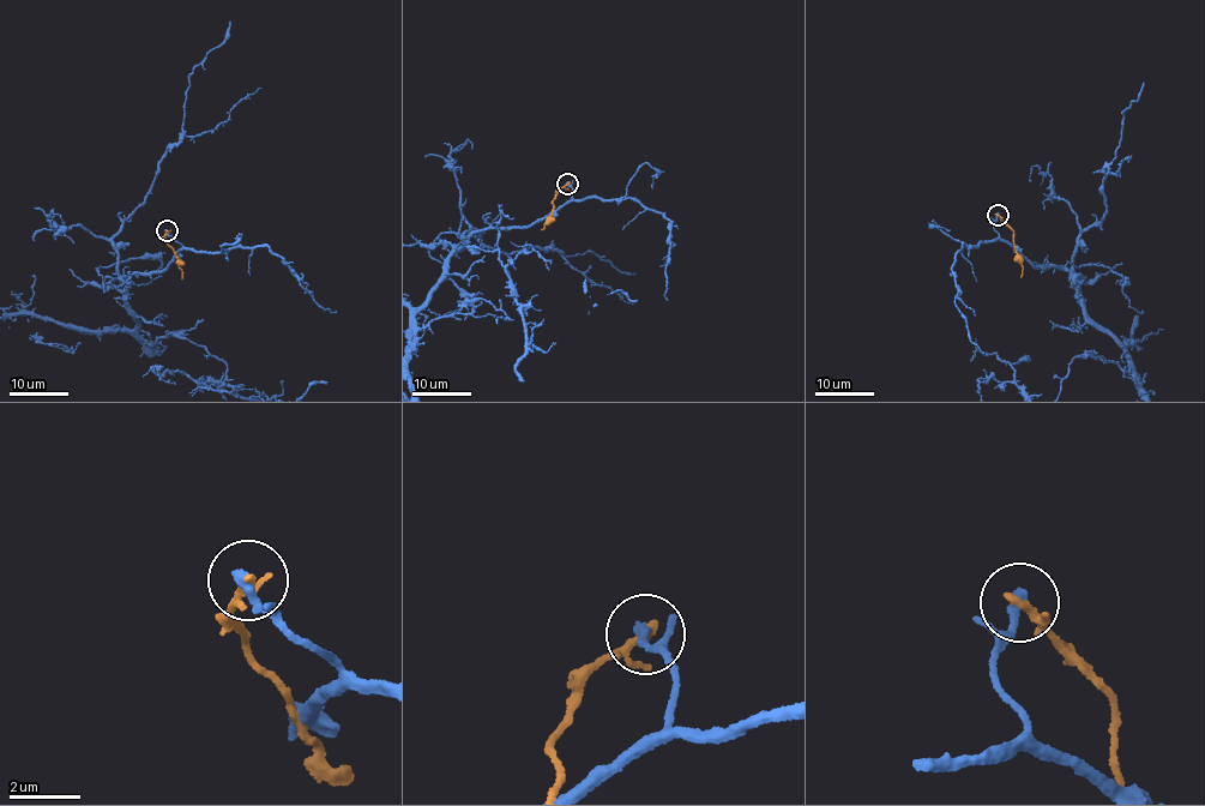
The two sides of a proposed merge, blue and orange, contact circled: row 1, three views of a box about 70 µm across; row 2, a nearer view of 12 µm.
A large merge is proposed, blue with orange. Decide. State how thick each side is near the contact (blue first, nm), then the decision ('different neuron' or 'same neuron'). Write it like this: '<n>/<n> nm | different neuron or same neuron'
320/200 nm | different neuron

